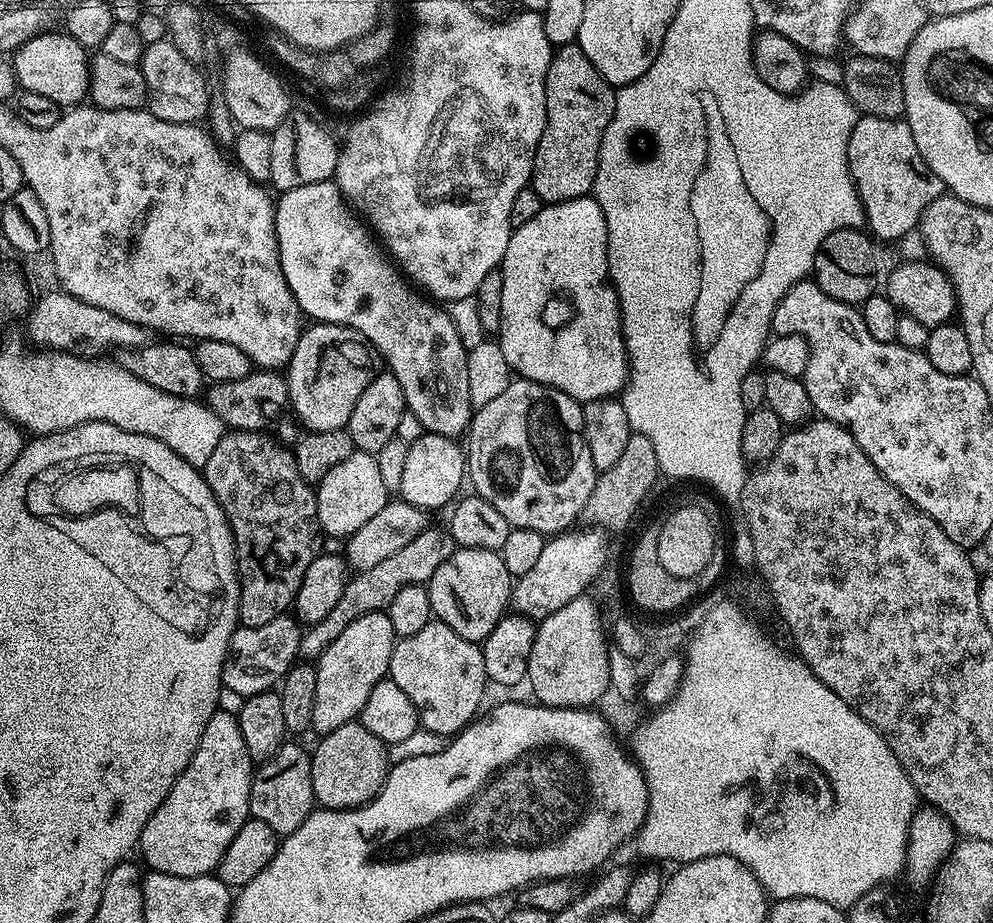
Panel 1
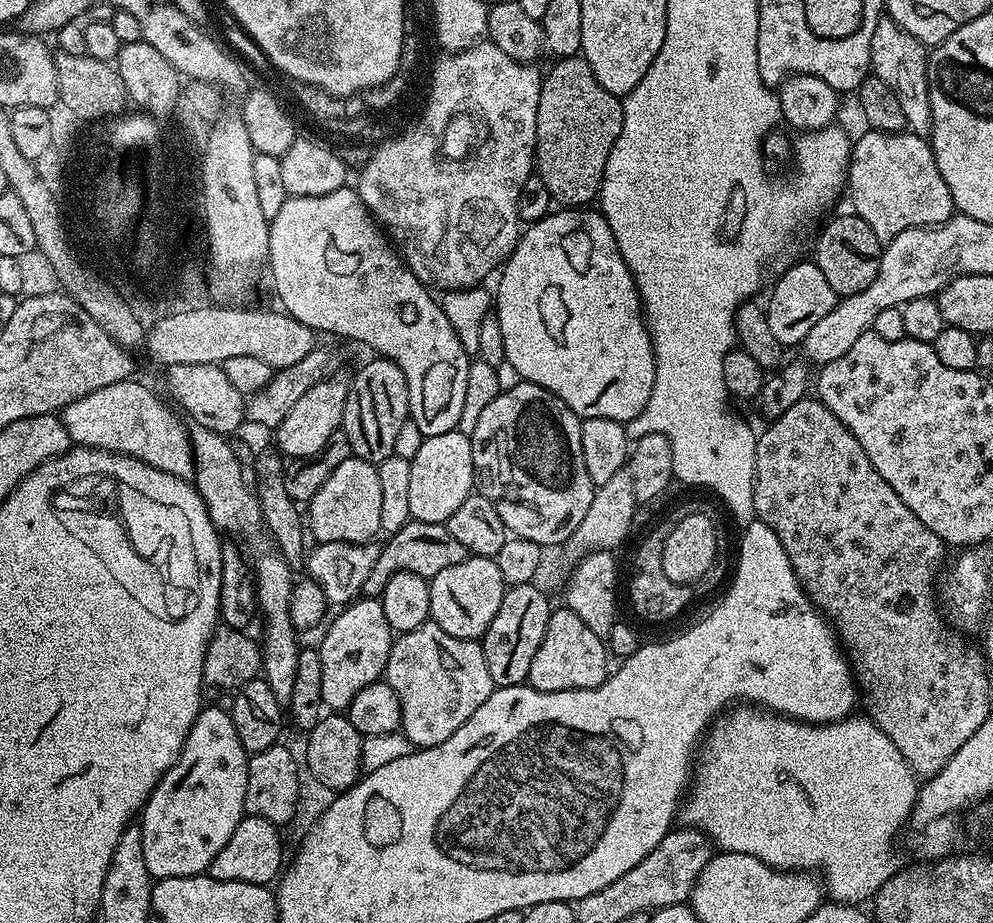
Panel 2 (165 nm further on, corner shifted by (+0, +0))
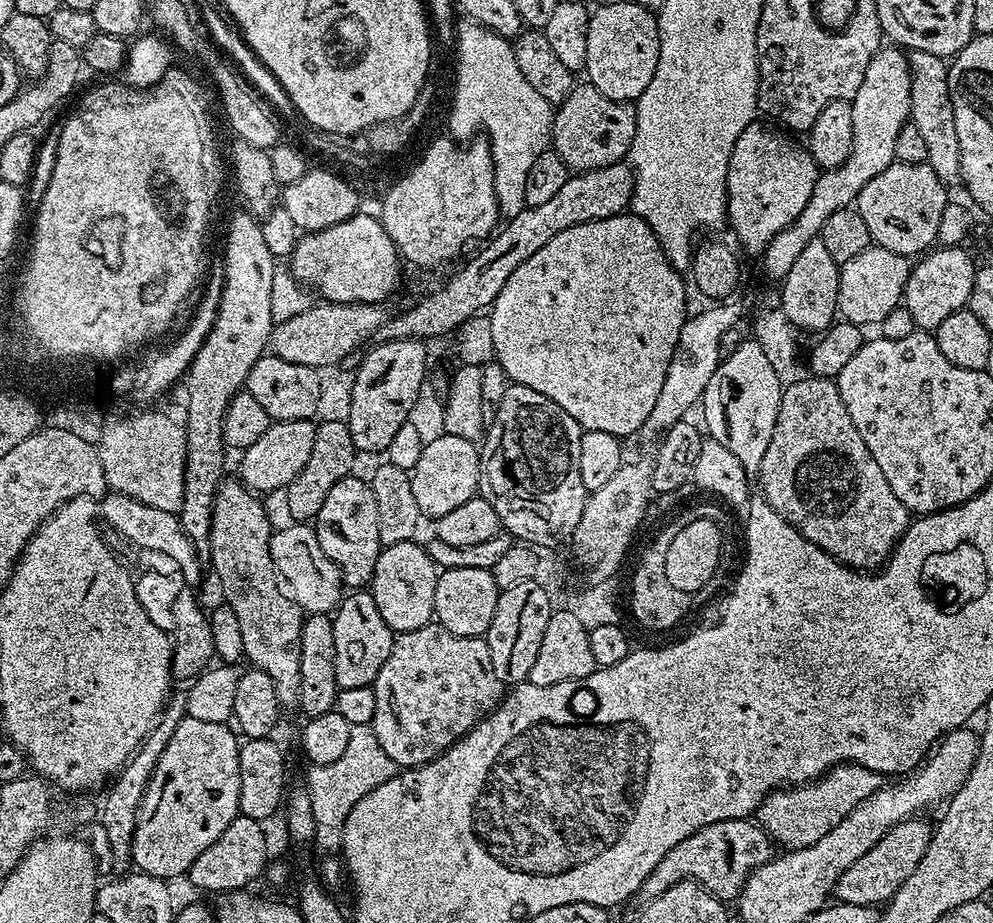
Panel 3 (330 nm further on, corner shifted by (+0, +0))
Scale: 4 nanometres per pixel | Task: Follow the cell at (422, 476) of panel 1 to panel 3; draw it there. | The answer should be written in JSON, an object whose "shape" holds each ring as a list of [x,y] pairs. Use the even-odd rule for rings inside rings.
{"shape":[[[439,434],[432,441],[430,439],[423,445],[421,457],[410,471],[412,485],[414,486],[414,498],[418,502],[421,513],[425,517],[438,518],[442,514],[450,514],[450,510],[462,506],[462,502],[470,502],[472,496],[477,495],[480,486],[480,453],[477,445],[466,438]]]}

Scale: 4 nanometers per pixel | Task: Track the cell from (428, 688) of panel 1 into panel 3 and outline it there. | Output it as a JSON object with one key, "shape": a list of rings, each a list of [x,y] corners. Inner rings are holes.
{"shape":[[[439,622],[422,626],[418,630],[395,633],[390,646],[390,658],[378,670],[374,690],[374,718],[371,726],[382,750],[401,769],[419,768],[435,756],[461,740],[479,720],[496,709],[506,692],[506,685],[494,674],[490,662],[490,646],[484,636],[459,636],[450,634]]]}

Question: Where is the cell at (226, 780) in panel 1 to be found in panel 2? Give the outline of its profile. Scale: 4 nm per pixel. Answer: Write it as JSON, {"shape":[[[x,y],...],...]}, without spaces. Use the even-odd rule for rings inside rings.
{"shape":[[[215,706],[201,707],[179,758],[174,766],[170,766],[170,770],[166,770],[166,774],[150,794],[138,820],[142,830],[142,855],[146,858],[146,870],[150,870],[153,878],[165,880],[207,873],[218,850],[222,850],[222,846],[230,842],[230,834],[234,834],[238,822],[246,815],[244,799],[249,755],[238,738],[238,730],[234,730],[232,713]]]}

